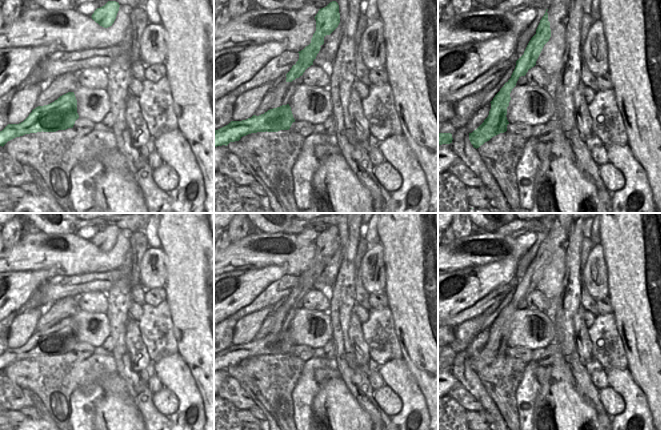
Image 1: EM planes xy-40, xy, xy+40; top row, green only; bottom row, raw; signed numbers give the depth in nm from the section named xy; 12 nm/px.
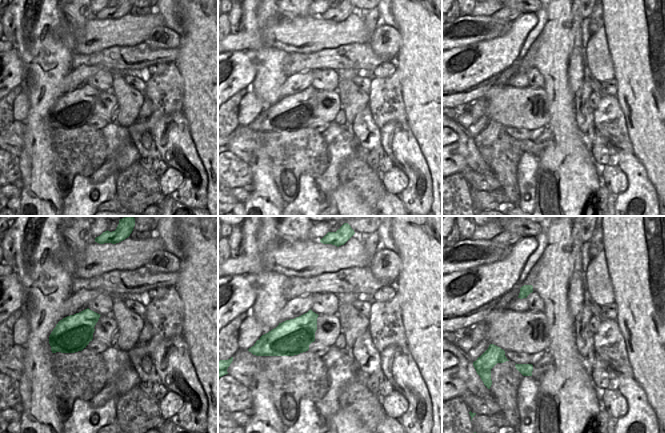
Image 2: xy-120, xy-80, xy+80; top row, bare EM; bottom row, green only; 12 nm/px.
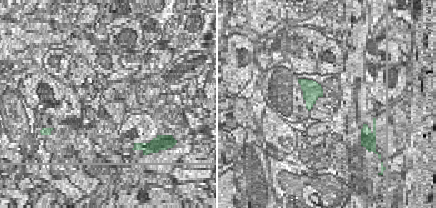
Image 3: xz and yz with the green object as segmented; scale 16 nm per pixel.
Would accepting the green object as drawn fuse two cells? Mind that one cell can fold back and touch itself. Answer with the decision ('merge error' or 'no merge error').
merge error

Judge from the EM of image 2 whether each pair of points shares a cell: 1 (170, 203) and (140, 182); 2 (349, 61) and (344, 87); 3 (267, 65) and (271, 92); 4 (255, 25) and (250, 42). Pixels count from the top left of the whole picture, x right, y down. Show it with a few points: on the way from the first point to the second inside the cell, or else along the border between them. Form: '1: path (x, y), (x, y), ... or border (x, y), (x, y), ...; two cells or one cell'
1: path (163, 202), (147, 189); one cell
2: border (356, 70), (343, 69), (337, 71); two cells
3: path (269, 72), (269, 85); one cell
4: border (271, 17), (257, 31), (242, 30); two cells

